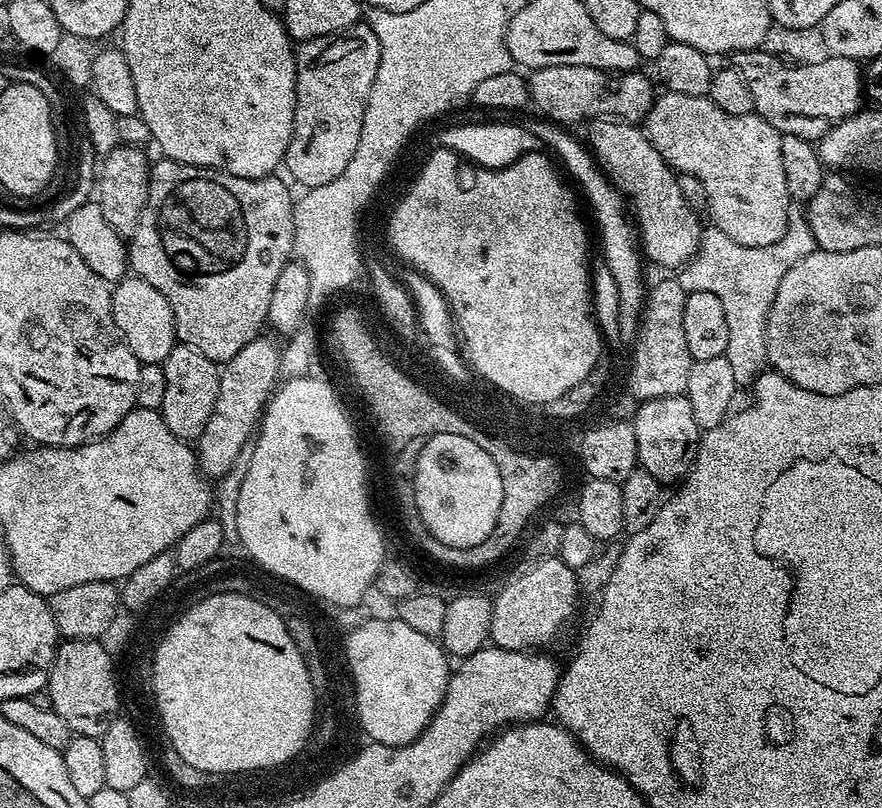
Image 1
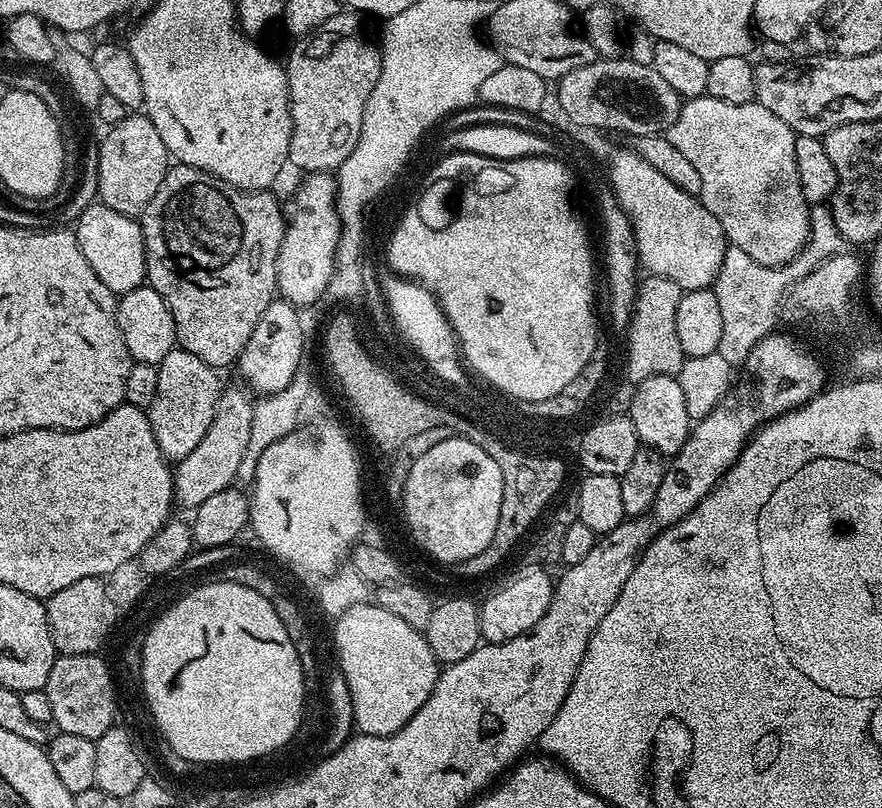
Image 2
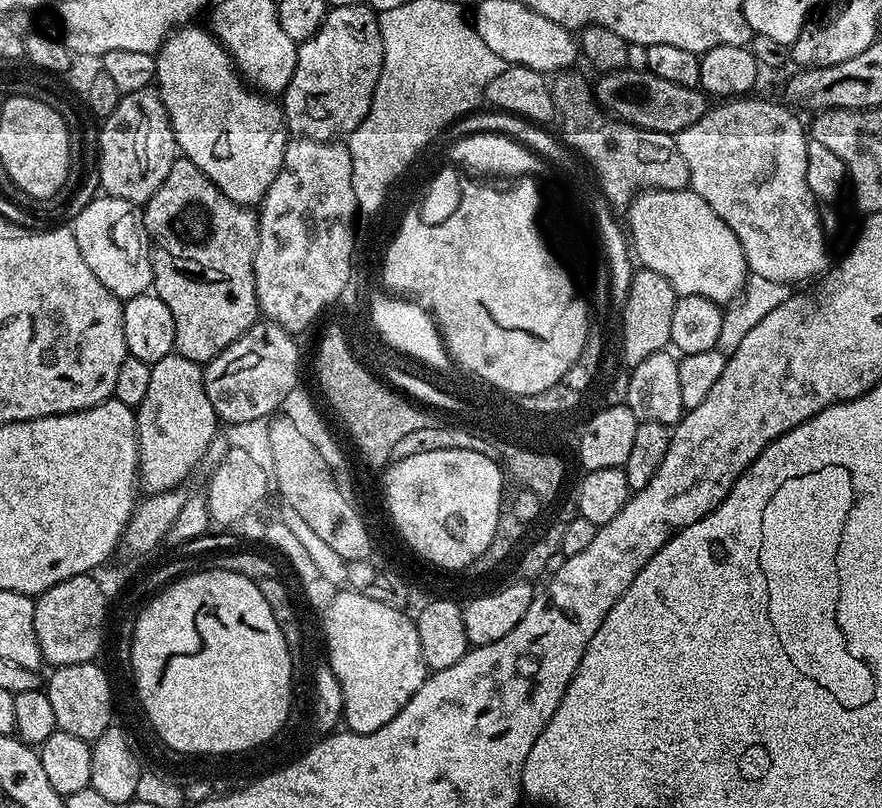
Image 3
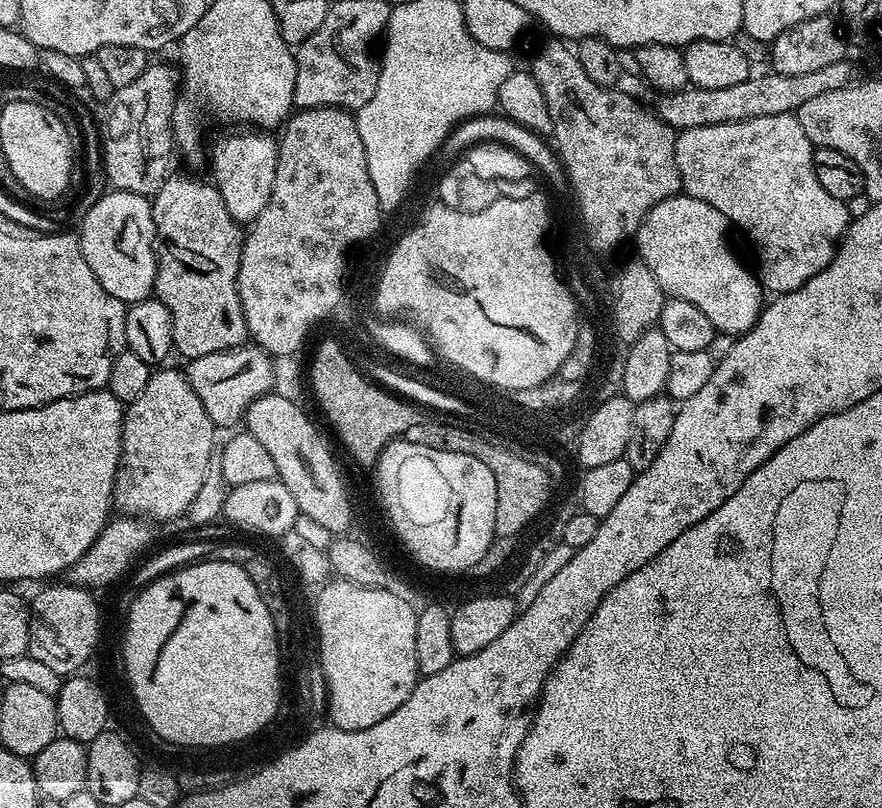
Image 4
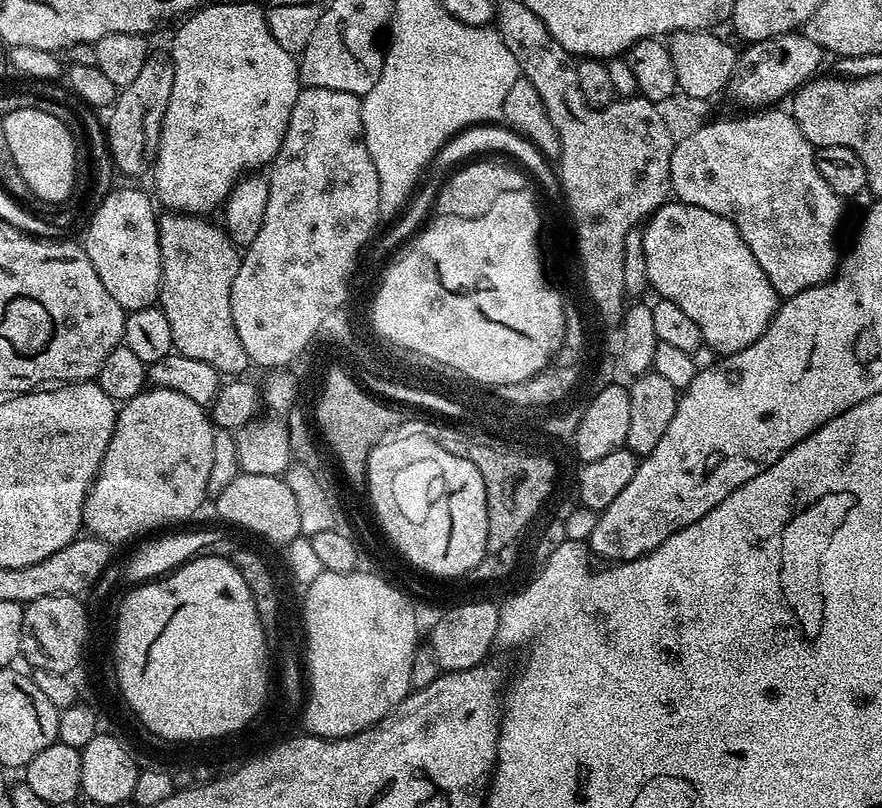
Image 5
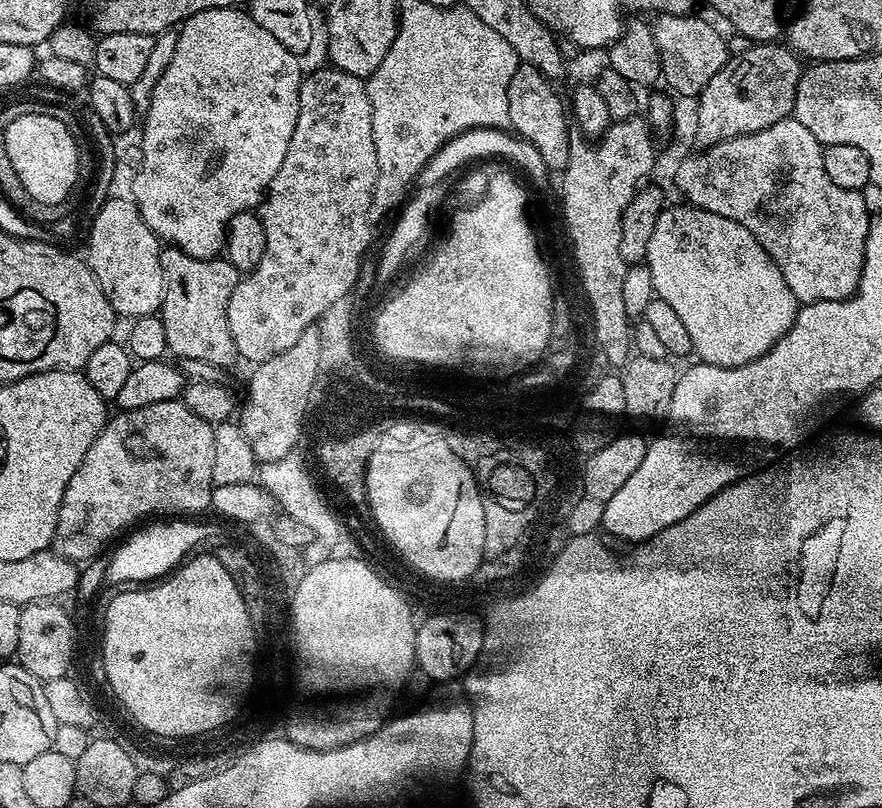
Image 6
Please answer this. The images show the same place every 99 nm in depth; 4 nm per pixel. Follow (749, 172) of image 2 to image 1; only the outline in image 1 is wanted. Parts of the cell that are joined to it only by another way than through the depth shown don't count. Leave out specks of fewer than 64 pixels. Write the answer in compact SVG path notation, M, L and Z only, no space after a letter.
M669 91L663 95L653 99L652 108L648 111L648 141L677 173L685 172L702 182L708 199L706 212L712 215L711 223L742 246L766 247L778 242L786 233L788 207L793 202L786 190L786 174L782 171L782 133L755 114L726 114L718 110L707 96L687 96Z

